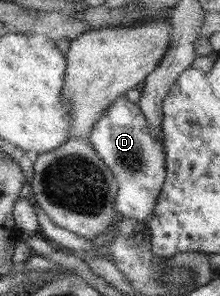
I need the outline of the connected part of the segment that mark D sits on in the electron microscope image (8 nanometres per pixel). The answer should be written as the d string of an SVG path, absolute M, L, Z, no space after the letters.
M126 96L119 97L107 110L90 133L91 145L101 159L113 170L119 181L117 211L123 219L147 222L156 210L165 185L165 148L152 133L148 118L138 103L131 103Z

